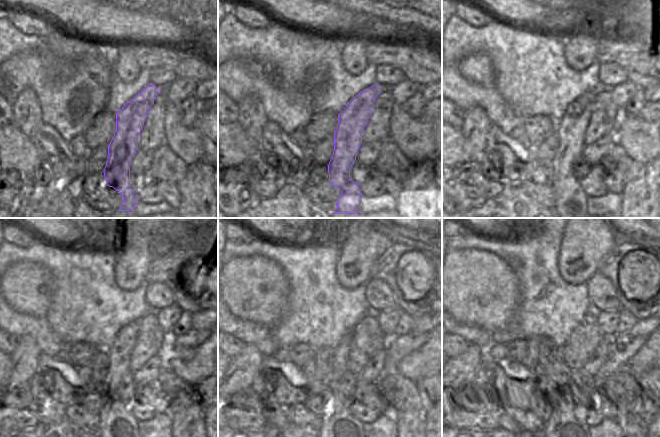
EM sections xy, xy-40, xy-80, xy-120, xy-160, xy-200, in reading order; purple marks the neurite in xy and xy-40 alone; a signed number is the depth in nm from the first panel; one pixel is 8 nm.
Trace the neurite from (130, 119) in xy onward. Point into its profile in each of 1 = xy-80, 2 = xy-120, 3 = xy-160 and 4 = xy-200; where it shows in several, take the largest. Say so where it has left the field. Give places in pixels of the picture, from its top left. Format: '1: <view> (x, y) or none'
1: xy-80 (571, 129)
2: xy-120 (116, 421)
3: xy-160 (337, 421)
4: xy-200 (560, 421)

